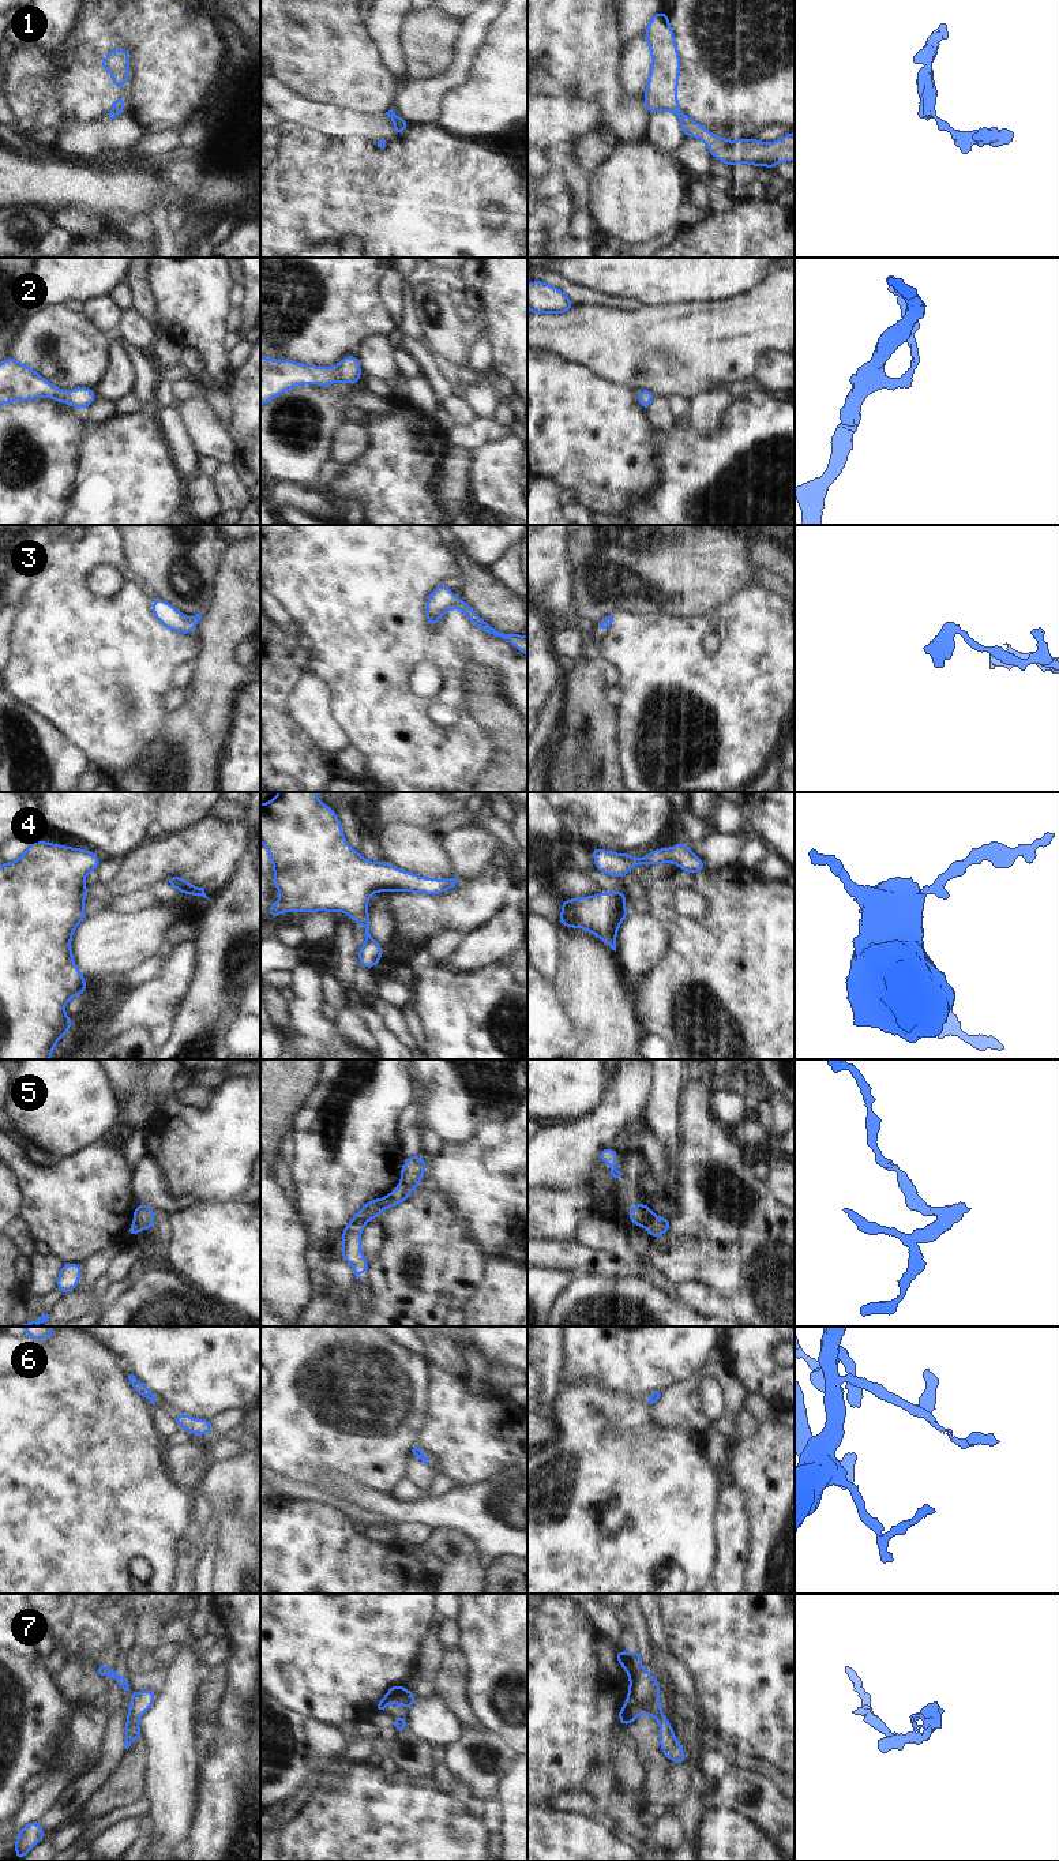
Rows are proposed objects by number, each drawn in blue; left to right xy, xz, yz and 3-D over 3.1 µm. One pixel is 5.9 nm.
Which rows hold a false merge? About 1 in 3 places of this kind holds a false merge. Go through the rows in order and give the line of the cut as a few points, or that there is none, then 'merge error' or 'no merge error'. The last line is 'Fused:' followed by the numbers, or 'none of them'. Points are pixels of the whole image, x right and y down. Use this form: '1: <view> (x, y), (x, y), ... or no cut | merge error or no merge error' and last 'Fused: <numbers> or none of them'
1: no cut | no merge error
2: no cut | no merge error
3: no cut | no merge error
4: no cut | no merge error
5: xz (401, 1181), (410, 1189) | merge error
6: no cut | no merge error
7: no cut | no merge error
Fused: 5

